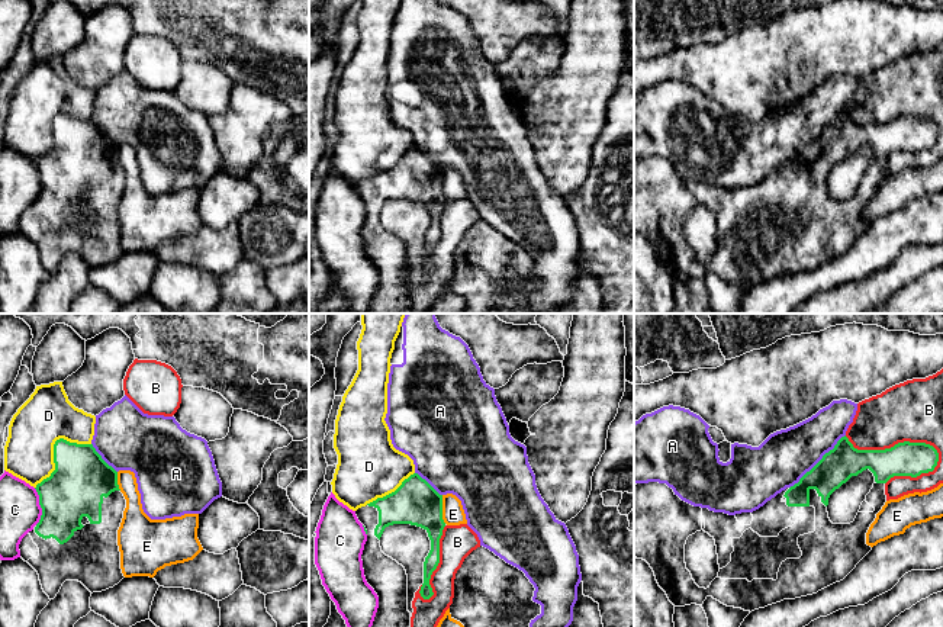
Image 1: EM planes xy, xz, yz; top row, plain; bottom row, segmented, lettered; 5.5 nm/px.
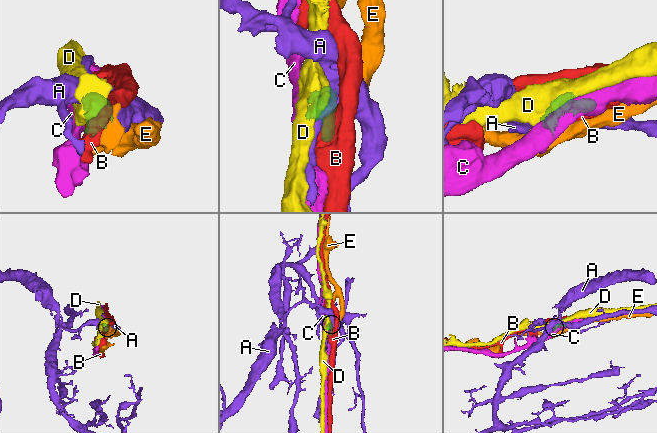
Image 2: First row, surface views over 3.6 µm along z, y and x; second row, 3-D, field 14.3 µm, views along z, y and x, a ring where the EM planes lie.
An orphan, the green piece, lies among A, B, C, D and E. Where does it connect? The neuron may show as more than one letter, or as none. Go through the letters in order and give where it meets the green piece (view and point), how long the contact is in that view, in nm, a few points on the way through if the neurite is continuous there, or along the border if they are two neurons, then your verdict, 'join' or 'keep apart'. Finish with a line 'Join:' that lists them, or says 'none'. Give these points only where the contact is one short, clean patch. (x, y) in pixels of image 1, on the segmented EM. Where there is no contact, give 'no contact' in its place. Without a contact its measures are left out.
A: yz (818, 462) | 440 nm | keep apart
B: yz (895, 444) | 550 nm | keep apart
C: xy (41, 507) | 200 nm | keep apart
D: xy (54, 449) | 400 nm | keep apart
E: xz (441, 510) | 160 nm | along xz (441, 495), (441, 518), (446, 523) | keep apart
Join: none

